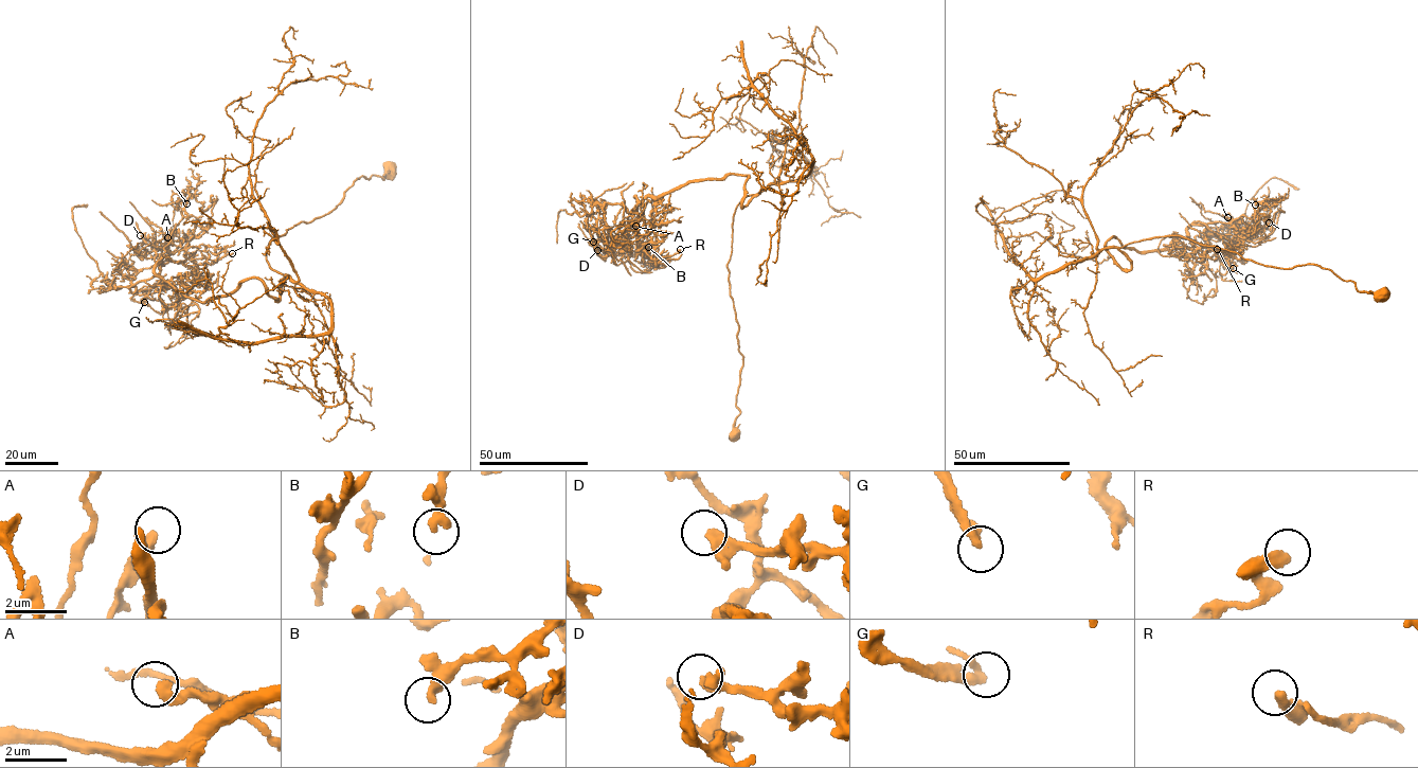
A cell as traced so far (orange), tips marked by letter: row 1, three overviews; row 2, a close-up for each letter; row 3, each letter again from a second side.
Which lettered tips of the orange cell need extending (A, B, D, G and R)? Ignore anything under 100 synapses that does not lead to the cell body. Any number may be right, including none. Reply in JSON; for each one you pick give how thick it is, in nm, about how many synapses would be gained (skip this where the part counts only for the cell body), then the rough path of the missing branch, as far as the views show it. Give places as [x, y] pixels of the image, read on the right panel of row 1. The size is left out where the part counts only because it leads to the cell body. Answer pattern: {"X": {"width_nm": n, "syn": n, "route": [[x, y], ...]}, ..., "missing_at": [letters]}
{"missing_at": []}

